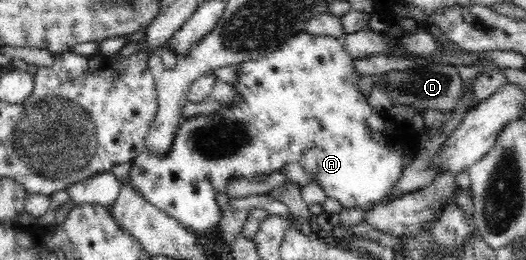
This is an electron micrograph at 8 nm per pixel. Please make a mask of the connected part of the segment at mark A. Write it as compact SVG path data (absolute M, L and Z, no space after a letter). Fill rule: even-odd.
M299 33L293 37L290 37L279 45L279 49L265 55L265 57L256 58L255 61L241 62L236 65L237 80L233 83L235 85L235 91L240 95L241 100L238 103L223 103L221 109L216 114L210 115L196 115L189 118L184 118L181 123L179 122L178 130L175 132L175 137L165 157L160 157L159 154L151 152L151 150L142 151L139 153L139 157L135 157L131 161L131 170L129 172L129 181L132 183L132 188L138 191L145 201L148 201L151 205L154 205L157 209L164 211L167 215L179 220L185 226L185 229L189 229L191 233L197 236L197 233L209 233L211 229L218 226L221 221L221 207L217 204L217 195L219 193L225 193L227 185L235 179L247 179L251 181L251 177L262 177L265 179L265 175L271 175L275 173L277 169L285 167L291 163L299 163L303 166L303 169L308 173L310 181L318 183L324 189L326 197L332 197L337 199L341 203L343 208L347 209L367 209L369 205L381 204L383 199L389 197L391 189L395 187L395 183L399 181L403 170L408 166L408 161L404 159L405 153L410 149L410 140L407 136L400 136L396 130L396 122L388 119L385 111L378 111L373 108L367 102L367 97L361 93L357 83L361 79L361 74L355 72L355 66L353 66L353 59L347 53L347 50L343 48L343 44L338 39L331 36L323 35L310 35L309 33Z

